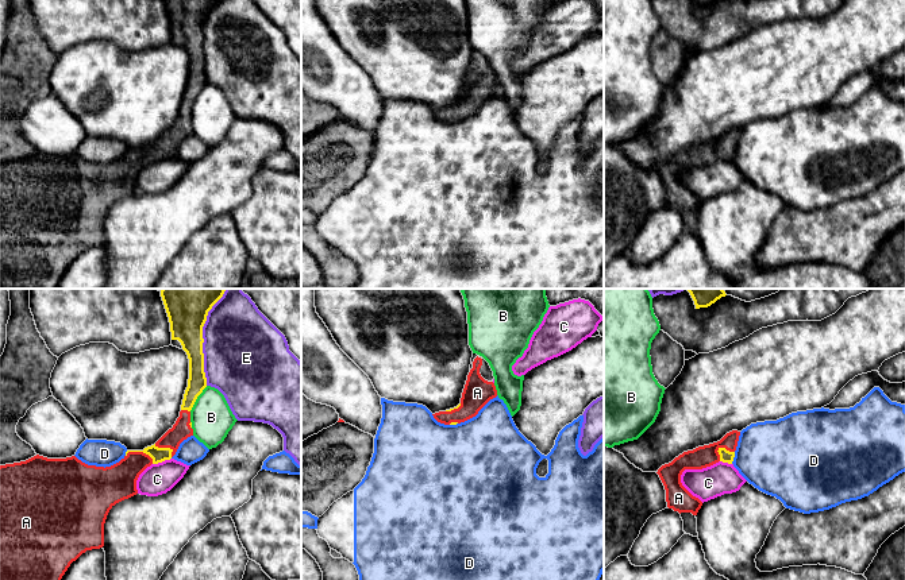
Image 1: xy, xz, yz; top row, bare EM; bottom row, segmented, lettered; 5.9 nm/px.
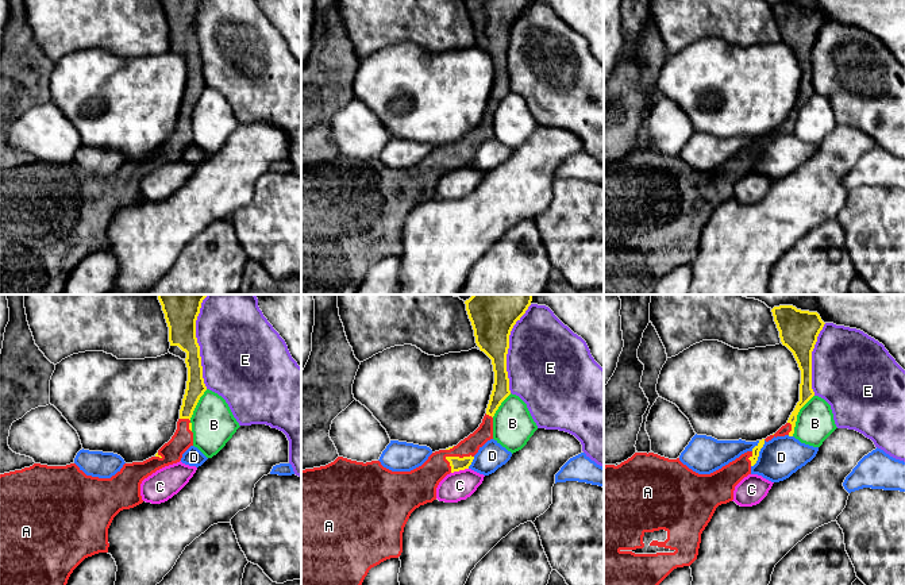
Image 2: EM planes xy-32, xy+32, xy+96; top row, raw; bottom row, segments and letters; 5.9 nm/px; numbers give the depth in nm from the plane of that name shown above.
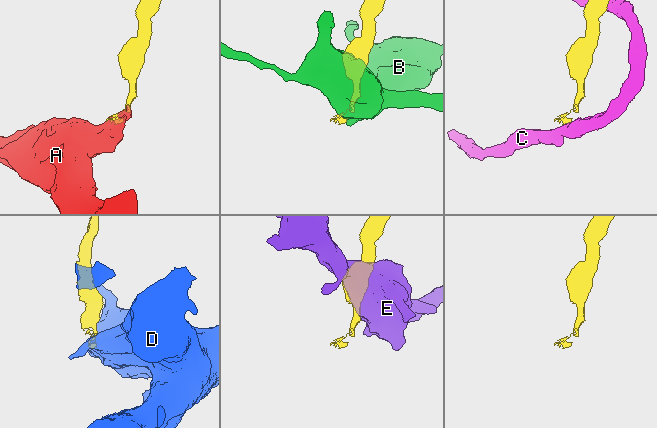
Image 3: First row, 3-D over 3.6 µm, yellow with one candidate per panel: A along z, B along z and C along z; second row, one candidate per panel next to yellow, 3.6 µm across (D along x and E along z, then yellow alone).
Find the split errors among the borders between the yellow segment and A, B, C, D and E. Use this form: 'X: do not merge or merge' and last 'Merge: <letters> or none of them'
A: merge
B: do not merge
C: do not merge
D: do not merge
E: do not merge
Merge: A

